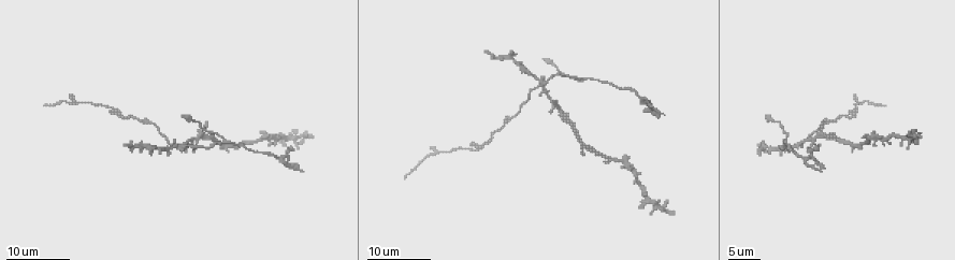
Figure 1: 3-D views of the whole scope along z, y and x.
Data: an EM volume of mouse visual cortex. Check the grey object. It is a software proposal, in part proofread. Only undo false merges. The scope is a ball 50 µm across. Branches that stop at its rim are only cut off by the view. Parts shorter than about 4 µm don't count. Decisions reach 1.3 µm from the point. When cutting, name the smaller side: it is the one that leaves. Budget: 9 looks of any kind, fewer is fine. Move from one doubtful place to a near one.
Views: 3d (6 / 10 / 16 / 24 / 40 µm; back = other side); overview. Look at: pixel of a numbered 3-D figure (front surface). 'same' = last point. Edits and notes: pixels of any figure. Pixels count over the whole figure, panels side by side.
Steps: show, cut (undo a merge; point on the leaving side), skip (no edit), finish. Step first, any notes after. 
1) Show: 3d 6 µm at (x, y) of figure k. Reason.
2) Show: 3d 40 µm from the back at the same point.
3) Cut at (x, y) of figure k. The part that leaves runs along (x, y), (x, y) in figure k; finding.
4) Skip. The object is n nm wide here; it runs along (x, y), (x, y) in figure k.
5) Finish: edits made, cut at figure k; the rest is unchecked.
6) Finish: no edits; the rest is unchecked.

Show: 3d 24 µm at (190, 138) of figure 1. Calibre changes.

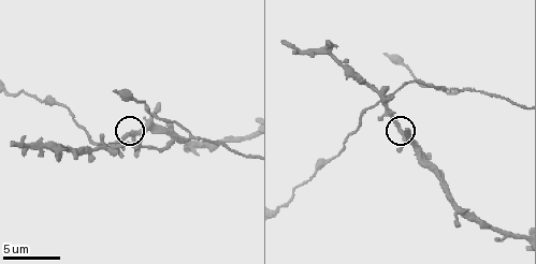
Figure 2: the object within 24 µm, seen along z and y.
Show: 3d 10 µm at (131, 135) of figure 2.

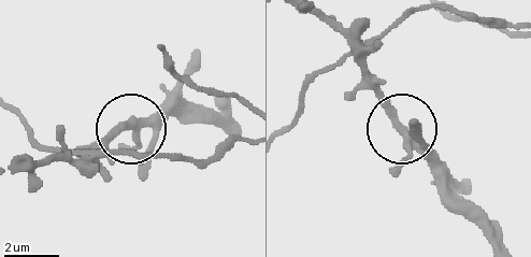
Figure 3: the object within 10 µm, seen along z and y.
Skip. The object is 260 nm wide here; it runs along (362, 75), (388, 115), (447, 175) in figure 3; all the same neuron.

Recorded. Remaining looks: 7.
Show: 3d 16 µm at (109, 149) of figure 2. Looks like a crossing.

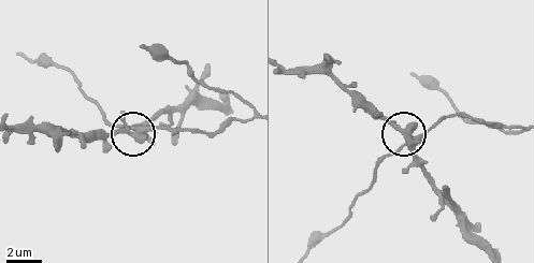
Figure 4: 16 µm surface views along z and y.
Show: 3d 16 µm from the back at (133, 134) of figure 4. Other side.

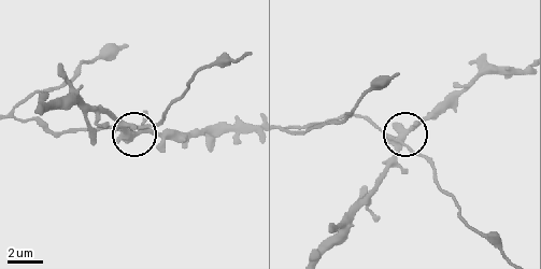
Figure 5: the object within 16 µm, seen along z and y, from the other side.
Skip. The side arm is 10 µm long; it runs along (398, 155), (402, 140), (449, 98) in figure 5; all the same neuron.

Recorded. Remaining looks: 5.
Show: 3d 10 µm at (315, 177) of figure 2. Thick turns thin.

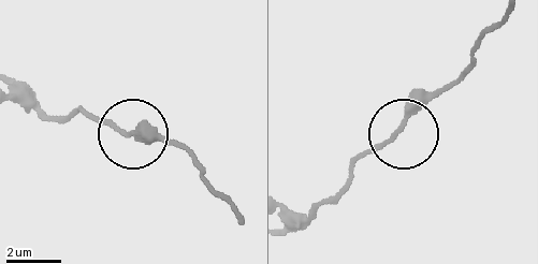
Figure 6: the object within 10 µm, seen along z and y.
Skip. The object is 190 nm wide here; it runs along (237, 211), (175, 145), (131, 135), (81, 110) in figure 6; continuous, no second neuron.

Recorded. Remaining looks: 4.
Show: 3d 16 µm at (856, 109) of figure 1. Thick turns thin.

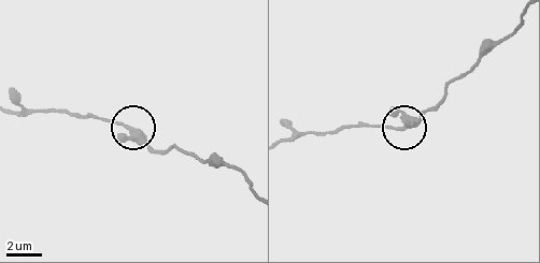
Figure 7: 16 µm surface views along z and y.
Show: 3d 6 µm at (399, 128) of figure 7.

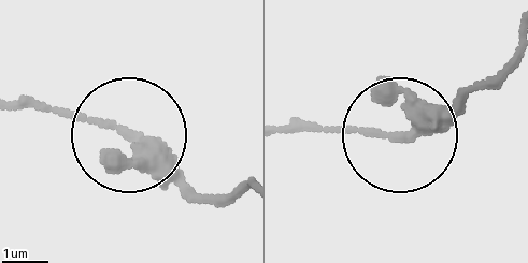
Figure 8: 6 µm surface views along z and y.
Show: 3d 6 µm from the back at (128, 135) of figure 8.

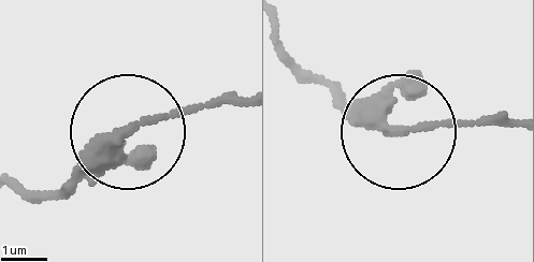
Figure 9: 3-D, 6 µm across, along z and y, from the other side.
Skip. It runs along (11, 177), (65, 185), (134, 127), (239, 97) in figure 9; all the same neuron.

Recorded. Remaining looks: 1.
Finish: no edits; the rest is unchecked.

